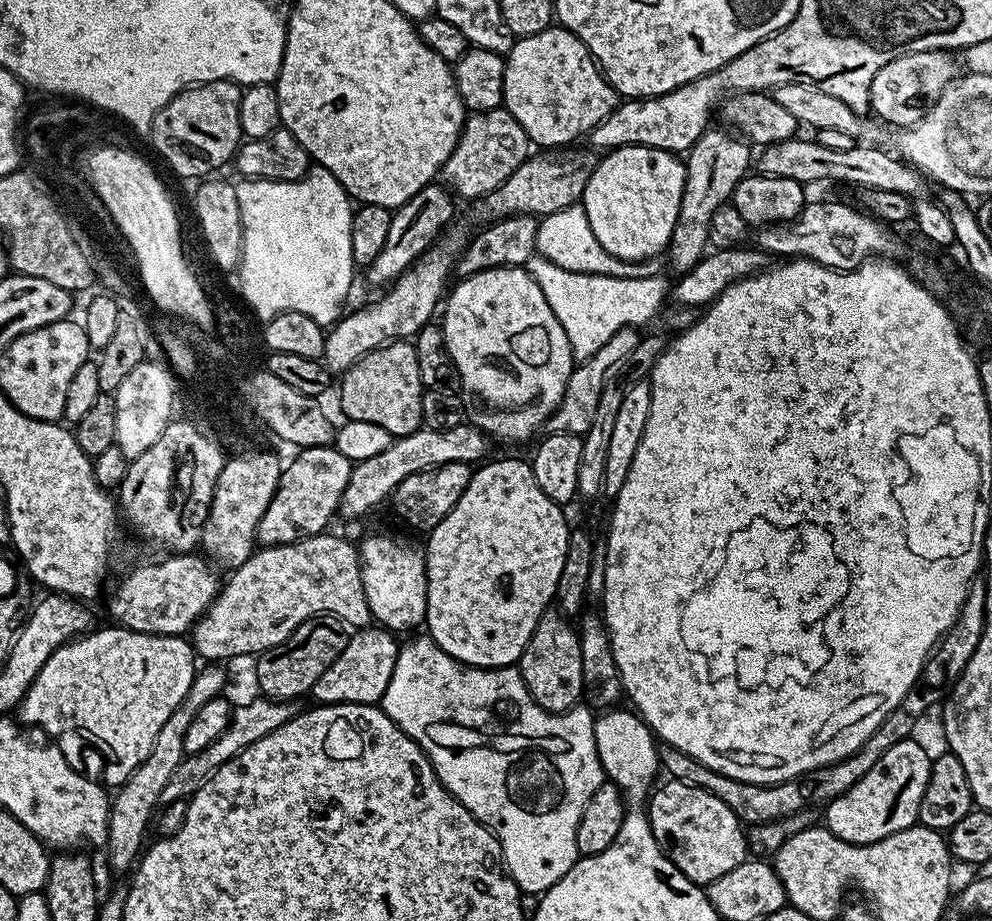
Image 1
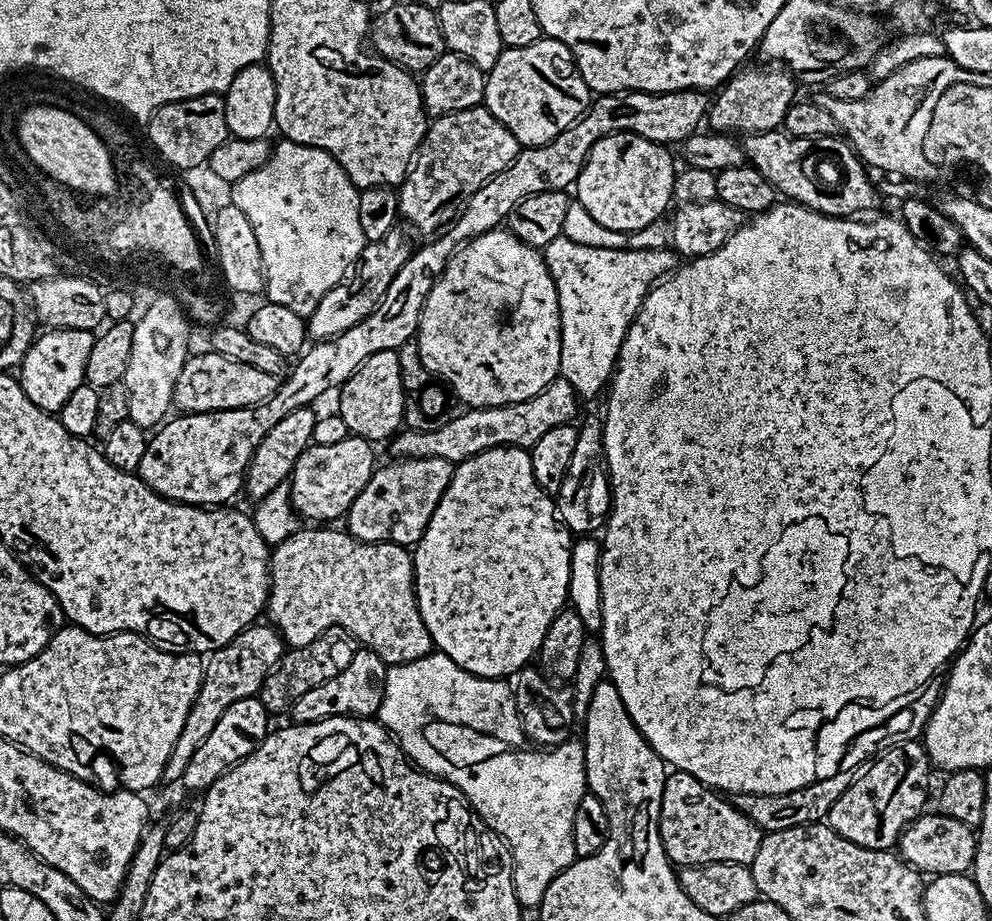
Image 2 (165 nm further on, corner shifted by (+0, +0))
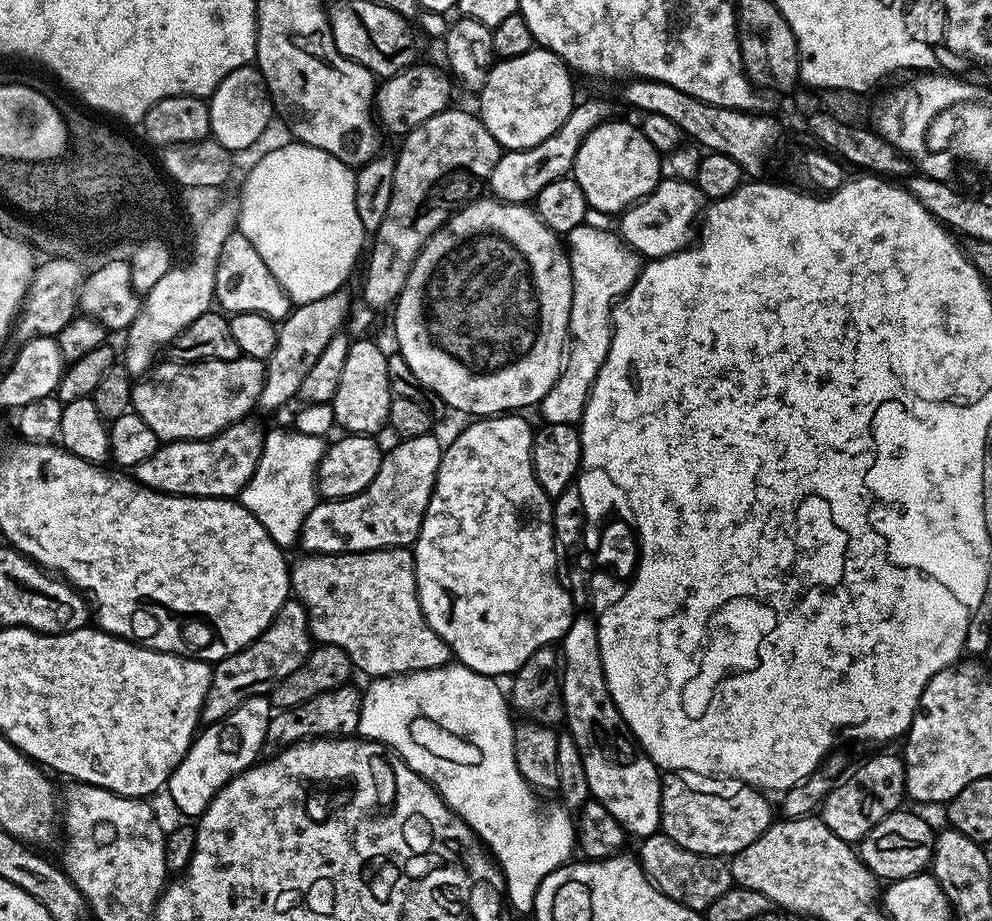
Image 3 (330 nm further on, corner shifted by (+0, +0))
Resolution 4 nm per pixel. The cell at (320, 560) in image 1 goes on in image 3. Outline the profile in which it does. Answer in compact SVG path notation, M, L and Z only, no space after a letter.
M379 548L373 552L342 552L334 556L318 556L308 554L297 564L293 563L290 568L292 578L291 591L295 599L299 600L308 612L308 628L312 631L313 641L320 644L333 644L342 649L350 659L352 659L353 669L362 671L368 675L368 678L379 678L382 676L404 676L408 672L421 672L422 670L434 670L443 668L449 663L450 653L448 643L434 631L426 622L422 614L422 606L418 598L416 589L416 557L408 548Z

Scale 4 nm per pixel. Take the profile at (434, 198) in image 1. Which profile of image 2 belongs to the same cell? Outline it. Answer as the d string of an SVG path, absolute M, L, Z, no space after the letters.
M397 226L390 230L390 234L367 241L351 275L343 282L335 284L324 295L322 302L318 302L318 306L306 320L308 334L313 341L328 340L331 336L350 330L350 326L358 326L362 318L366 318L376 309L386 290L390 290L390 282L394 282L398 270L402 270L402 266L414 251L414 244L408 241L408 236L402 228Z

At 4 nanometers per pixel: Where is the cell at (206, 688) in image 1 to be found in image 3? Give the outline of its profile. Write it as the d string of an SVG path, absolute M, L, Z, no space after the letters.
M290 598L282 606L276 621L250 646L246 646L241 652L230 654L225 660L215 661L212 670L212 685L206 696L202 713L203 723L205 725L217 724L219 720L224 720L234 710L238 710L238 706L242 706L242 702L246 702L255 696L268 696L271 694L287 676L294 674L294 670L298 670L306 662L308 656L312 653L313 647L312 631L308 628L308 612L299 600Z

